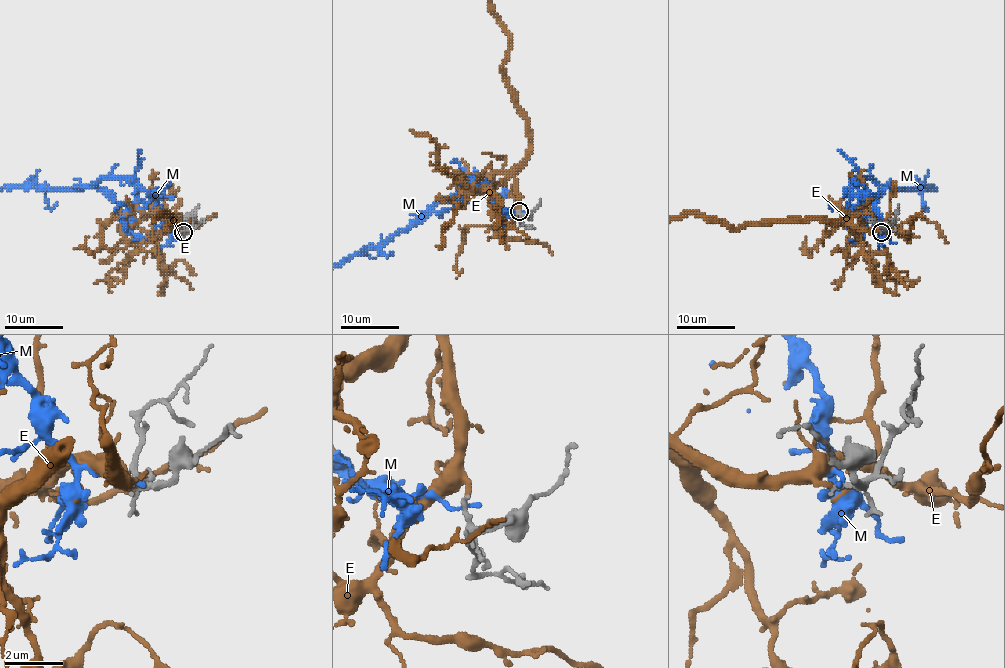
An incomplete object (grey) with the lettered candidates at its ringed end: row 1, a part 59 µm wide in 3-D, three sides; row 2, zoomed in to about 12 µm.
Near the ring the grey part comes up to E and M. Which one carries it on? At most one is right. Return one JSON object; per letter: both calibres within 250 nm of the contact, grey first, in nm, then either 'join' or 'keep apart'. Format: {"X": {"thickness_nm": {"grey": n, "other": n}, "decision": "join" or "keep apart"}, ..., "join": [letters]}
{"E": {"thickness_nm": {"grey": 170, "other": 240}, "decision": "join"}, "M": {"thickness_nm": {"grey": 150, "other": 160}, "decision": "keep apart"}, "join": ["E"]}

